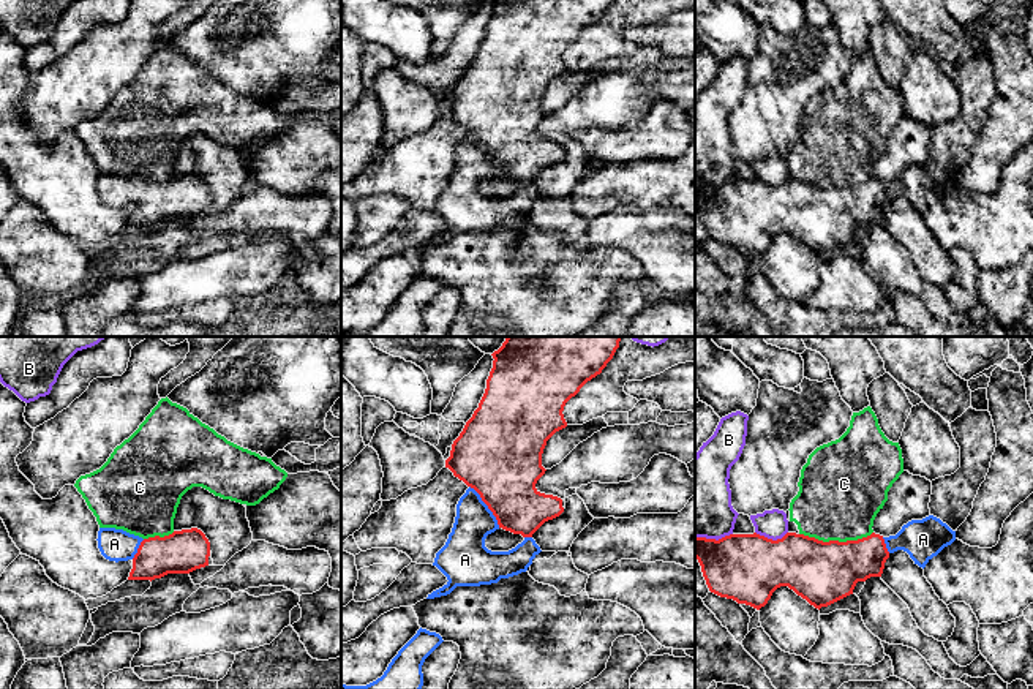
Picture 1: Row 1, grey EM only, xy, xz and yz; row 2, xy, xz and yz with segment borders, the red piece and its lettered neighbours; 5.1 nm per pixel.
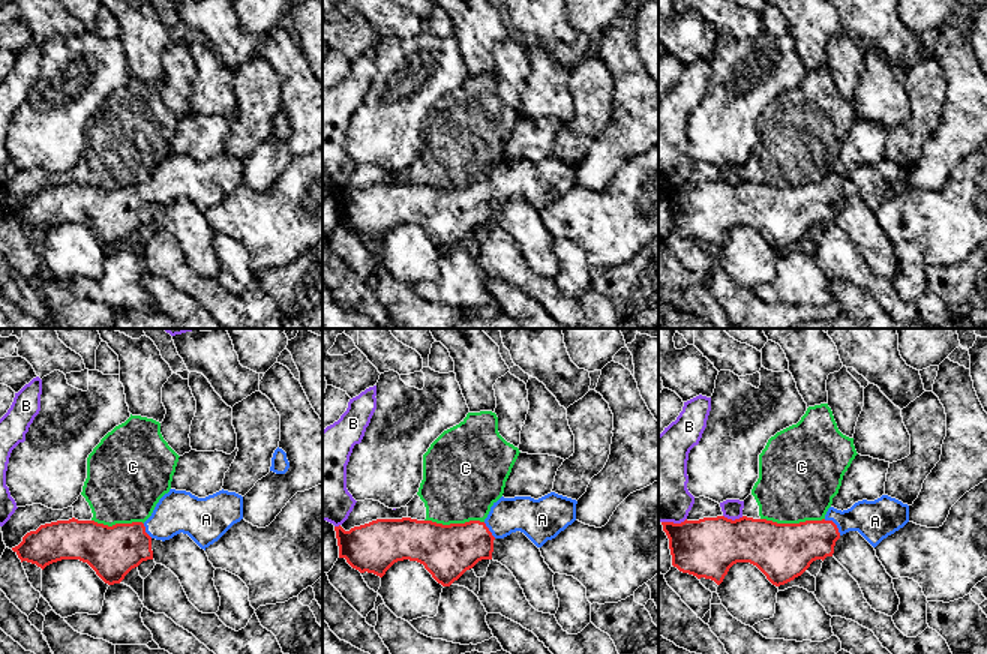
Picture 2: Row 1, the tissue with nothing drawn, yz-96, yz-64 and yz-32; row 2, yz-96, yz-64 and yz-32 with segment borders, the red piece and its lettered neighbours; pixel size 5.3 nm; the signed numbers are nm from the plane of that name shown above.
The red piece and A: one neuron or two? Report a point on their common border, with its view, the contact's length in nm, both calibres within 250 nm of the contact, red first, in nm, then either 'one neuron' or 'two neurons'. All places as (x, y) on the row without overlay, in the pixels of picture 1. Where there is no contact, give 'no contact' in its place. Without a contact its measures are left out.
meets red in xz at (487, 150); contact 260 nm long; 420 nm thick on the red side, 200 nm on the other; one neuron

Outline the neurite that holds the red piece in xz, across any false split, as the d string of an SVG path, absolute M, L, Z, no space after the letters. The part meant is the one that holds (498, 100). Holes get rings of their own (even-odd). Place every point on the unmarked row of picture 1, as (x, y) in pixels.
M614 0L491 2L494 6L485 40L445 106L445 114L469 134L456 150L452 179L433 209L449 228L426 245L447 242L456 232L491 231L528 216L542 198L532 180L564 158L561 144L535 134L547 117L542 112L547 87L567 73L562 60L565 49L600 21ZM499 174L521 180L524 186L509 198L491 198L485 185Z

